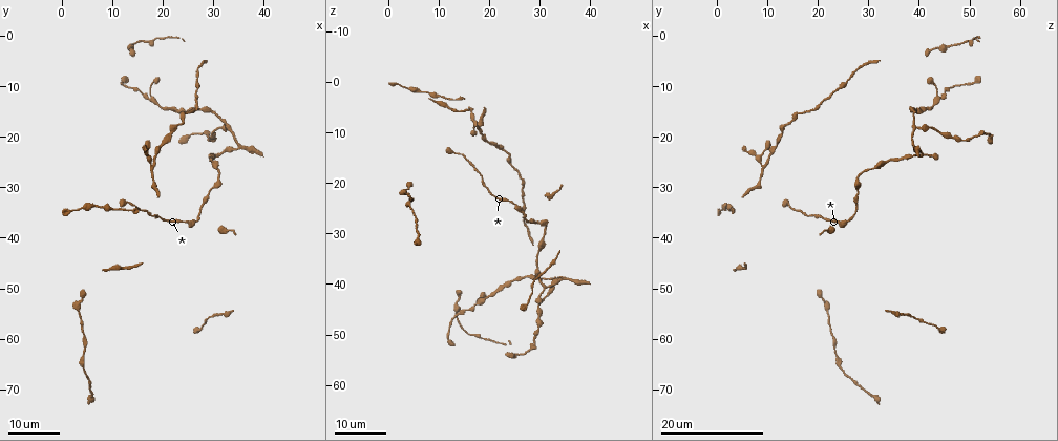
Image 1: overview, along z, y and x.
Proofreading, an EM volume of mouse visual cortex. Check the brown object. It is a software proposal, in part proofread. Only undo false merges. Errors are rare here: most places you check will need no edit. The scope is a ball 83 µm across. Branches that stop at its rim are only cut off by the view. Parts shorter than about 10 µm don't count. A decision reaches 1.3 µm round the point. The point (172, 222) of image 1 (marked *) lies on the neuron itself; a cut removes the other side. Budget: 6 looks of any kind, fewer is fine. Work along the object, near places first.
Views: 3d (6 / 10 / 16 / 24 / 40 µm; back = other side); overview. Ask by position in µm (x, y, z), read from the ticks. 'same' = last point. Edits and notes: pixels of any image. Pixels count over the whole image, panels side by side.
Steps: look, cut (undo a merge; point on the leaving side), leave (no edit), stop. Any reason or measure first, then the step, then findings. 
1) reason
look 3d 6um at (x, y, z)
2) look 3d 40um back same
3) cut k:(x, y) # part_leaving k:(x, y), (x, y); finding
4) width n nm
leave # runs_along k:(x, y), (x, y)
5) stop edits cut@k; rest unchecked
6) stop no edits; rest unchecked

thick turns thin
look 3d 16um at (14.0, 33.0, 14.5)

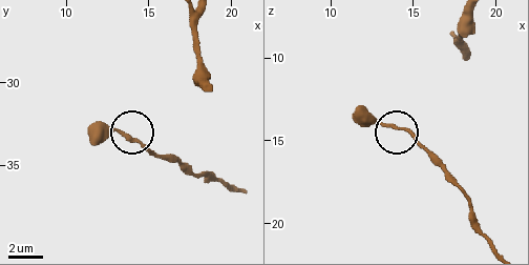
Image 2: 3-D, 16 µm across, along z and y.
closer look
look 3d 6um at (13.9, 33.3, 14.2)

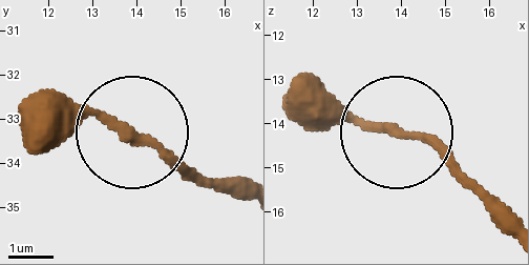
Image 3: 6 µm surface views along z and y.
other side
look 3d 6um back at (13.75, 33.35, 14.15)

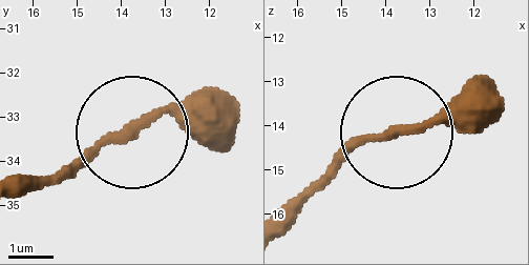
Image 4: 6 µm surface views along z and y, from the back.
leave # continuous, no second neuron

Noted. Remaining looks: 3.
looks like a crossing
look 3d 24um at (32.5, 18.0, 39.5)

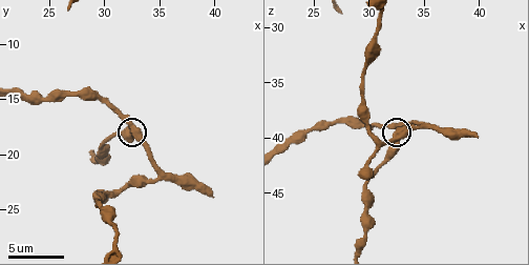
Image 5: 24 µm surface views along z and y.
look 3d 6um same

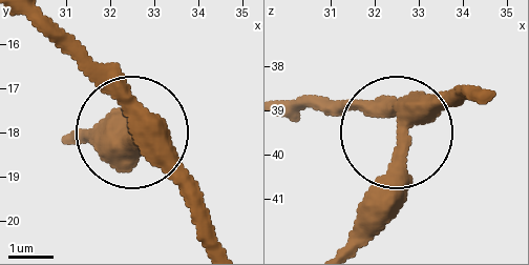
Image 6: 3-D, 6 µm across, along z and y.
leave # runs_along 6:(483, 97), (442, 93), (408, 123), (393, 213), (366, 244); all the same neuron

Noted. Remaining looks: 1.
stop no edits; rest unchecked

